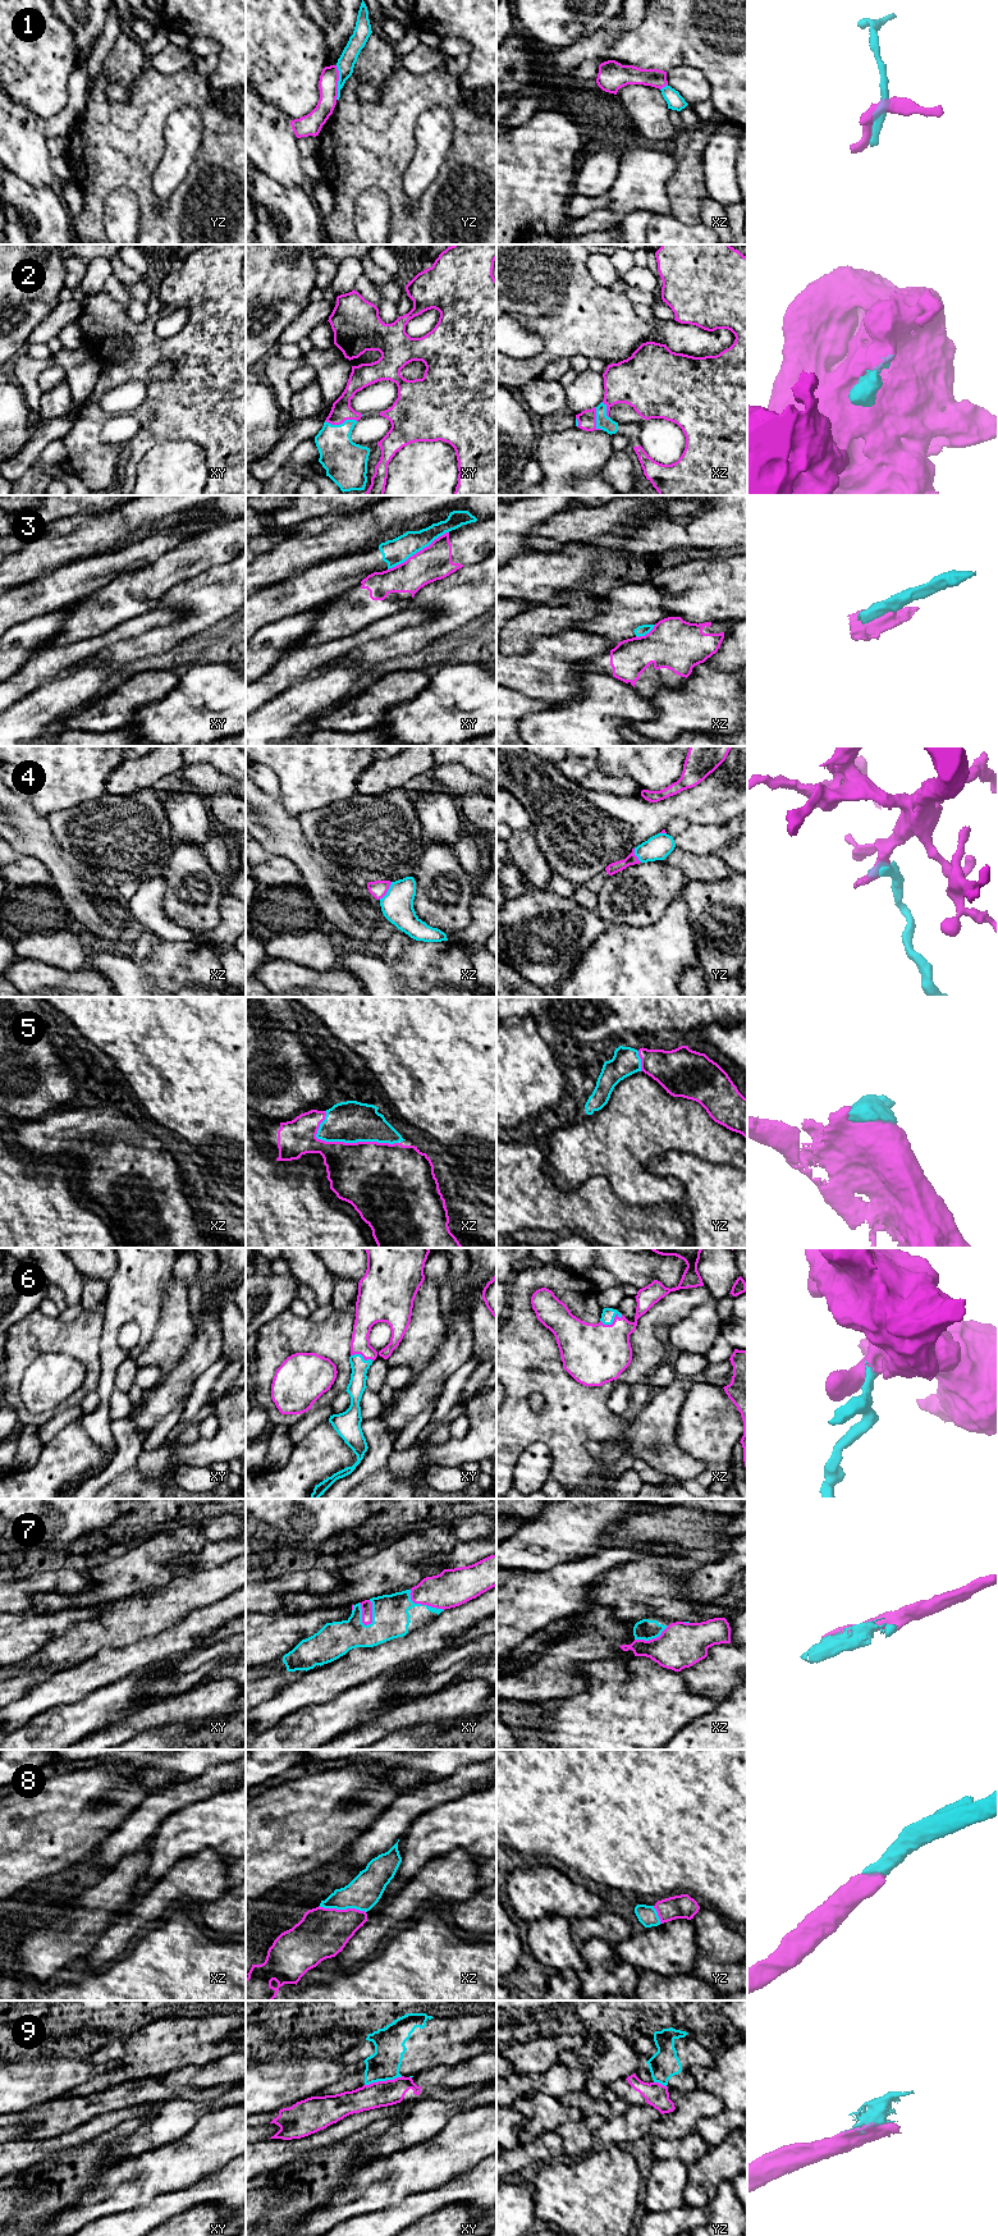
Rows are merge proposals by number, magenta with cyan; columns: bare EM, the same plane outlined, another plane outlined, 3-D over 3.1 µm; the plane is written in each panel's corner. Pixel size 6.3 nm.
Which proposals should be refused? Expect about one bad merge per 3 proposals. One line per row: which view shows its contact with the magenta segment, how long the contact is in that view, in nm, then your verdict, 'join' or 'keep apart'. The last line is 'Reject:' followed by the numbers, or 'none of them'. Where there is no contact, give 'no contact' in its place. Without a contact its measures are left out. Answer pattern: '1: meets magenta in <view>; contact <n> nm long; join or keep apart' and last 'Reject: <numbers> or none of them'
1: meets magenta in yz; contact 220 nm long; keep apart
2: meets magenta in xy; contact 200 nm long; join
3: meets magenta in xy; contact 460 nm long; keep apart
4: meets magenta in xz; contact 140 nm long; keep apart
5: meets magenta in xz; contact 550 nm long; join
6: meets magenta in xz; contact 150 nm long; join
7: meets magenta in xy; contact 170 nm long; join
8: meets magenta in xz; contact 300 nm long; join
9: meets magenta in xy; contact 240 nm long; keep apart
Reject: 1, 3, 4, 9

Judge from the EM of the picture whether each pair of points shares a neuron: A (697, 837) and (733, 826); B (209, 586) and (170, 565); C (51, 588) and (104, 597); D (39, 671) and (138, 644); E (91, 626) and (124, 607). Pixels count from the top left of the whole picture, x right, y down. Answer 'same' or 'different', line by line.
A: same
B: different
C: different
D: different
E: same

